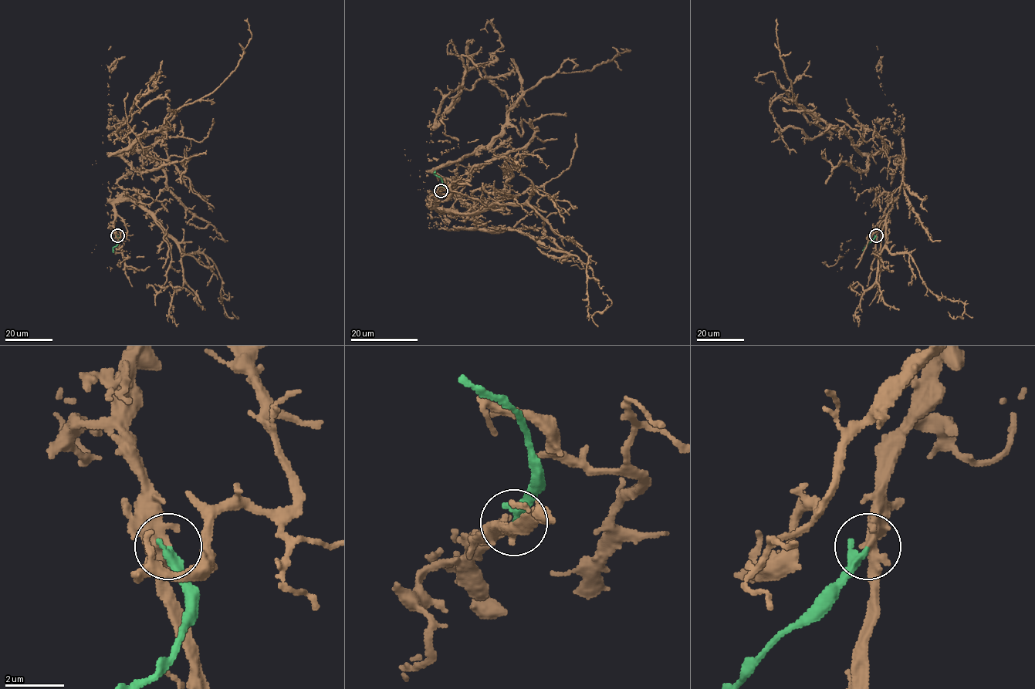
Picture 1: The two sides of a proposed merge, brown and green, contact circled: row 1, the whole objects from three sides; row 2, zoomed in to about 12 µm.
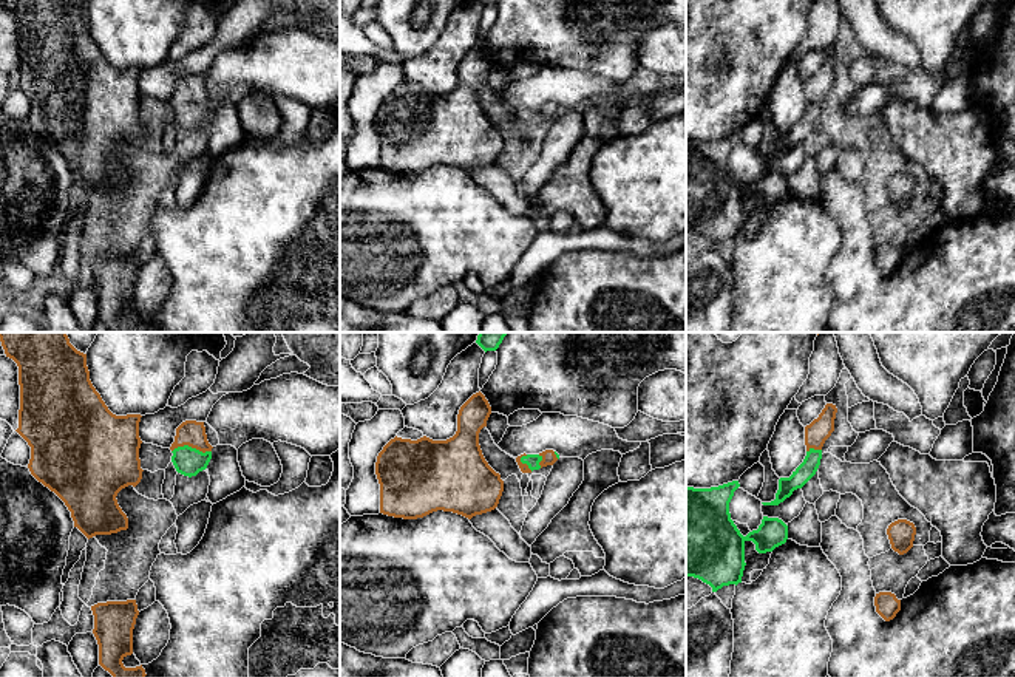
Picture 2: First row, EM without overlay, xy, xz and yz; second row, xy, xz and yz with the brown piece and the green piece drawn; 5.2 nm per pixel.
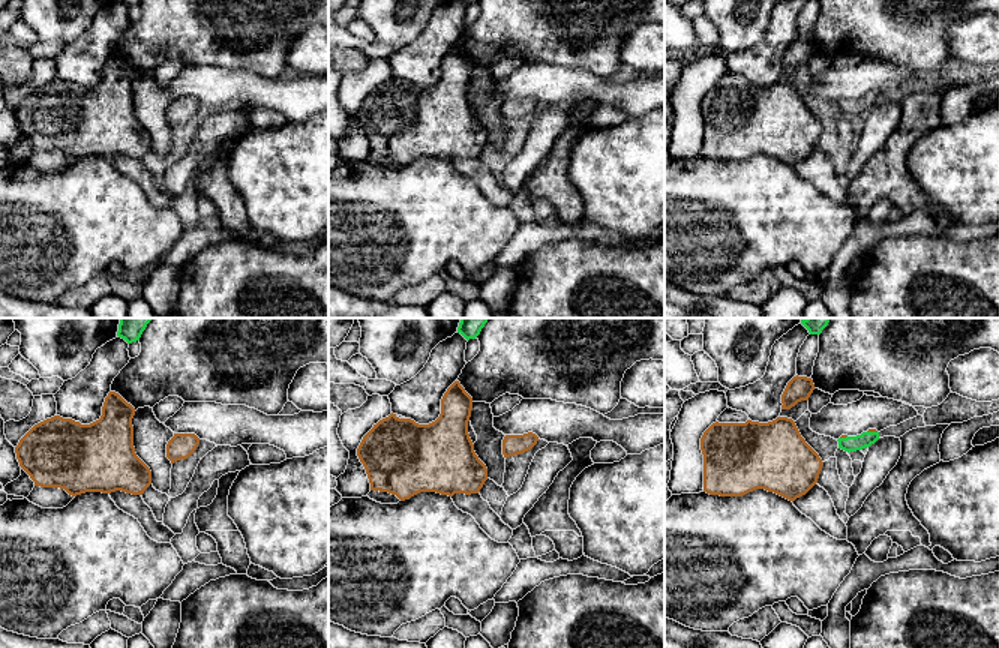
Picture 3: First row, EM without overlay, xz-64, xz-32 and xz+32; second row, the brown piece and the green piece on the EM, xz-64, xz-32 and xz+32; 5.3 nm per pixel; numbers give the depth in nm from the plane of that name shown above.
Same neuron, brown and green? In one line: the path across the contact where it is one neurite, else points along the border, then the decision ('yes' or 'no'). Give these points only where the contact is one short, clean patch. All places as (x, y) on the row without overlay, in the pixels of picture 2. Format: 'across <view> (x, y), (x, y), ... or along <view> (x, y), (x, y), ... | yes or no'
across xy (192, 87), (190, 99), (187, 115) | yes

